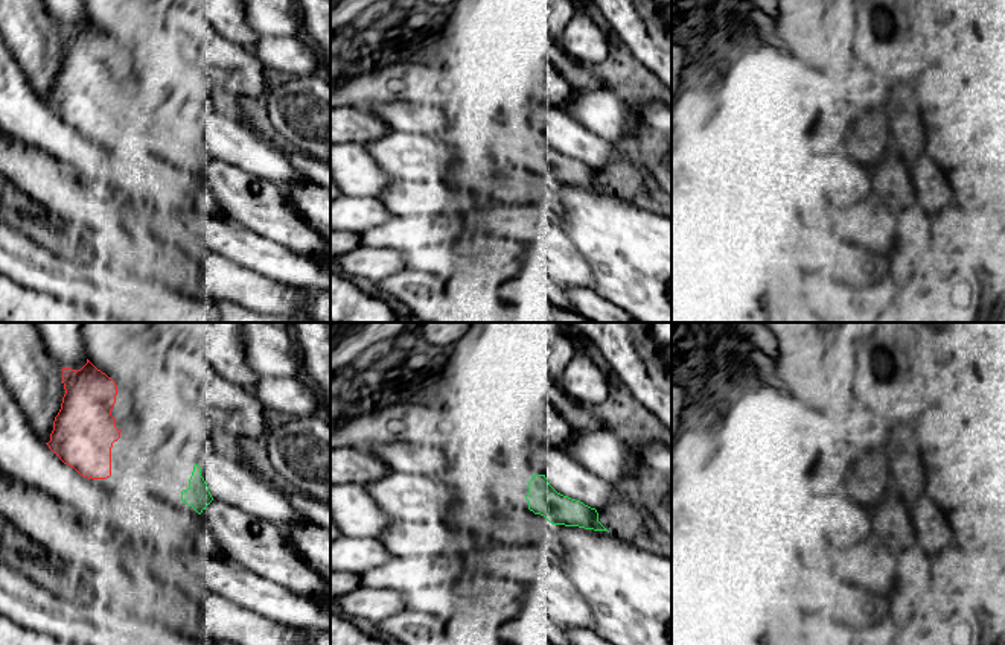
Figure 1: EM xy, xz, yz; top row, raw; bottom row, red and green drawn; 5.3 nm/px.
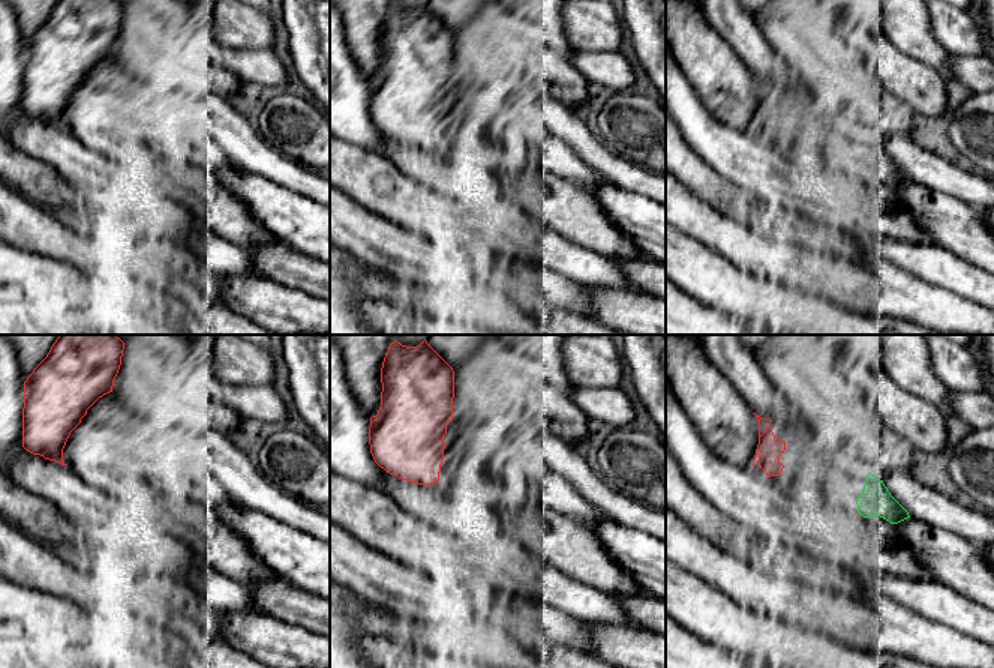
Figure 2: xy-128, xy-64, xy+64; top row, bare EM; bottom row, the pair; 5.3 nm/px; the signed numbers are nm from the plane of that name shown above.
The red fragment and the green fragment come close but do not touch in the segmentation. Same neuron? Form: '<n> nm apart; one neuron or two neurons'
380 nm apart; one neuron

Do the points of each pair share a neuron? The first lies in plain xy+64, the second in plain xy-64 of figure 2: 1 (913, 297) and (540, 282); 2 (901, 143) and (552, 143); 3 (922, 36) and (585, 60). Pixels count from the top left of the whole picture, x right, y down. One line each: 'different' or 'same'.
1: same
2: same
3: different

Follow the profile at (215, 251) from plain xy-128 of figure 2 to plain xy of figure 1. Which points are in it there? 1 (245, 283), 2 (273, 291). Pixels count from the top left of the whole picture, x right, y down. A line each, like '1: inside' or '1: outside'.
1: outside
2: outside

